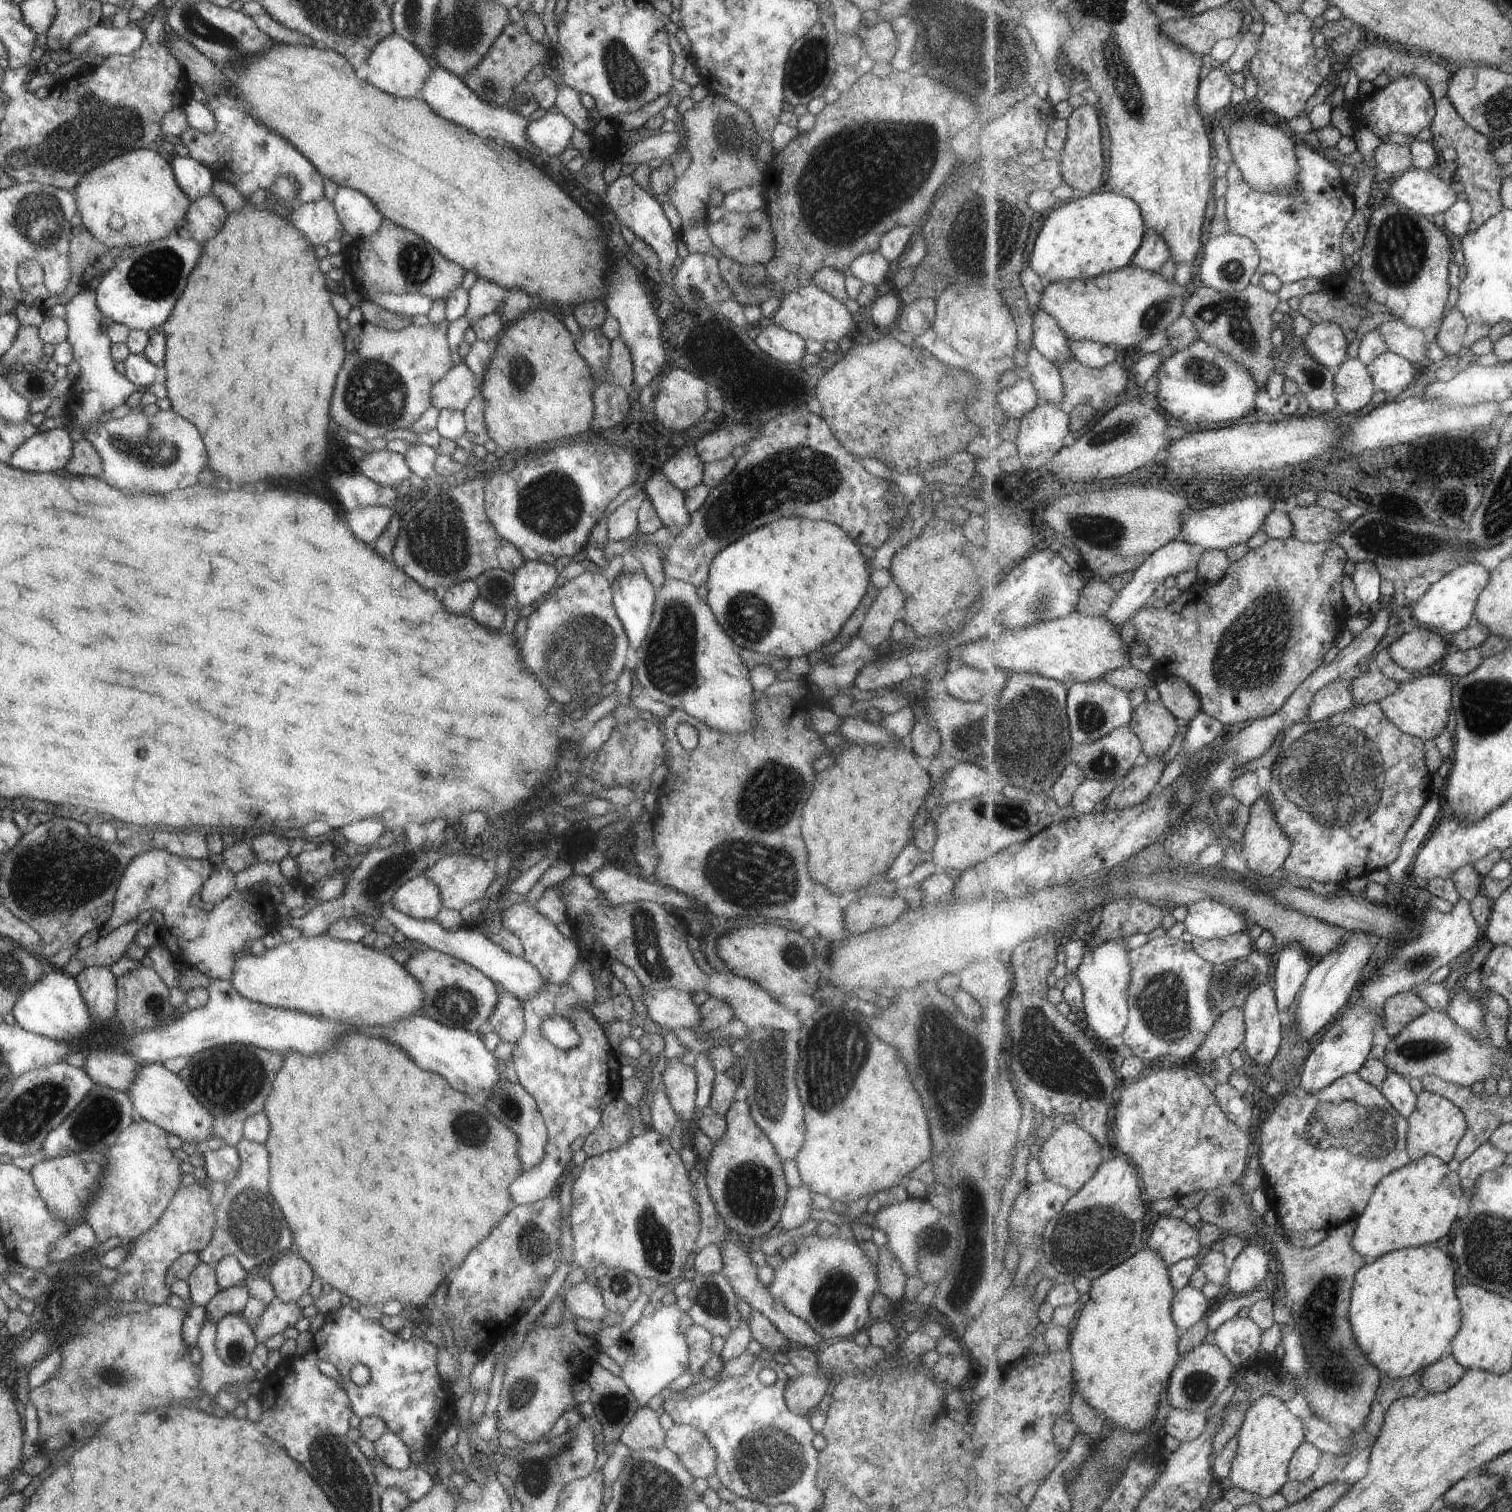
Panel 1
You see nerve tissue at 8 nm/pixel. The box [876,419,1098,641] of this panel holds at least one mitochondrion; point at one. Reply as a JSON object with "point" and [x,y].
{"point":[1044,601]}

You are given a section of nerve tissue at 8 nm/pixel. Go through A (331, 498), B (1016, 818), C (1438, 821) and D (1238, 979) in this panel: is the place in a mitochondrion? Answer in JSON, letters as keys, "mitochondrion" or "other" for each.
{"A":"other","B":"mitochondrion","C":"other","D":"mitochondrion"}

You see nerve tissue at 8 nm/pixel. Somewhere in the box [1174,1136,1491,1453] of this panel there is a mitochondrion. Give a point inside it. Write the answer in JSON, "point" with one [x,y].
{"point":[1332,1373]}

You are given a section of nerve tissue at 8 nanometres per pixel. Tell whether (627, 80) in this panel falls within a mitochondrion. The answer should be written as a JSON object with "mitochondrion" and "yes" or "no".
{"mitochondrion":"yes"}

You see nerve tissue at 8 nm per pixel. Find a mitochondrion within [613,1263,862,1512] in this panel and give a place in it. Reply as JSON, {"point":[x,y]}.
{"point":[769,1461]}

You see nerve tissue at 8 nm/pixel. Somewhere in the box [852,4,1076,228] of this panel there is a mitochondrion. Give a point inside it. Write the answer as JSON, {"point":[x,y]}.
{"point":[979,55]}

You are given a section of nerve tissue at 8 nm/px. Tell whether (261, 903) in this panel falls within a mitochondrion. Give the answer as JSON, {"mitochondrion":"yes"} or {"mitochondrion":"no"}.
{"mitochondrion":"no"}

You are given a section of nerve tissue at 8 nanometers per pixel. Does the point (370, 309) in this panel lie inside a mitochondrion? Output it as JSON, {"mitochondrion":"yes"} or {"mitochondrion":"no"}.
{"mitochondrion":"no"}

